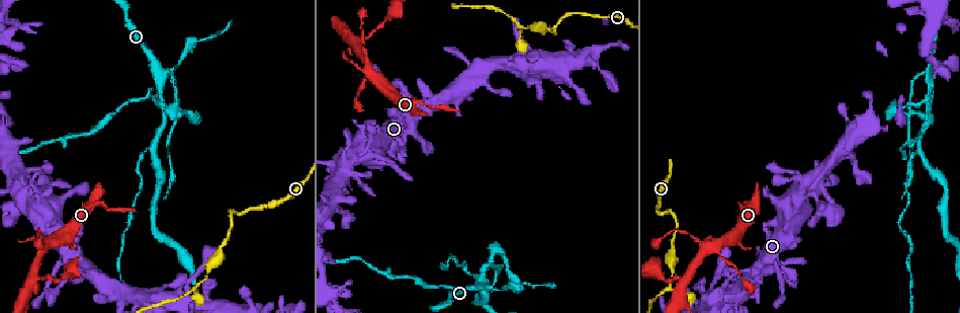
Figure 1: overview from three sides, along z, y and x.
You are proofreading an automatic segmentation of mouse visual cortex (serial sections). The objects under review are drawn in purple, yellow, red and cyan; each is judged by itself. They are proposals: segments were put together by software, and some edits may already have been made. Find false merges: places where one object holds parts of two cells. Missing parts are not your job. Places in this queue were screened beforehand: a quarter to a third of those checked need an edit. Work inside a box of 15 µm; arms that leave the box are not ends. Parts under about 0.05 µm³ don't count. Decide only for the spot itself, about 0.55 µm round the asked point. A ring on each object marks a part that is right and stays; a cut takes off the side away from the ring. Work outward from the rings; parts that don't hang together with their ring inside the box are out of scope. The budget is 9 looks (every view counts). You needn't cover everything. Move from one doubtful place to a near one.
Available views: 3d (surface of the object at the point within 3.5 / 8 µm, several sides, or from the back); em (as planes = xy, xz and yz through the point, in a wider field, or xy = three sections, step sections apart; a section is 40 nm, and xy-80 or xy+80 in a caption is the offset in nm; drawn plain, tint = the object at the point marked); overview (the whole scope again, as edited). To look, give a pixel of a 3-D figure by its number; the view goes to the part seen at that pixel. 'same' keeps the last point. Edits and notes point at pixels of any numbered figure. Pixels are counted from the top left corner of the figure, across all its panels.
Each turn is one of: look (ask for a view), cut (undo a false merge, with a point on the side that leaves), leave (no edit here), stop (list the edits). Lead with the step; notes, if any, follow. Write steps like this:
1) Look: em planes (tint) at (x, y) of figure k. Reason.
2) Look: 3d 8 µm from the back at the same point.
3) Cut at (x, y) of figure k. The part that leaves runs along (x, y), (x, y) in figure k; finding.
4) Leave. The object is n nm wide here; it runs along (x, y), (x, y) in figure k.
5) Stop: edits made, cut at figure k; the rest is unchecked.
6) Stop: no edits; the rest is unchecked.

Look: 3d 3.5 µm at (715, 251) of figure 1. Four arms meet.

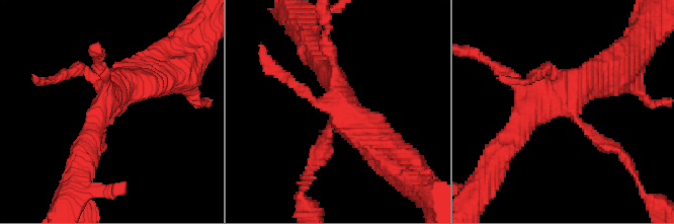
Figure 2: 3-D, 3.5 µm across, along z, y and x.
Look: em xy step 5 (tint) at (341, 117) of figure 2.

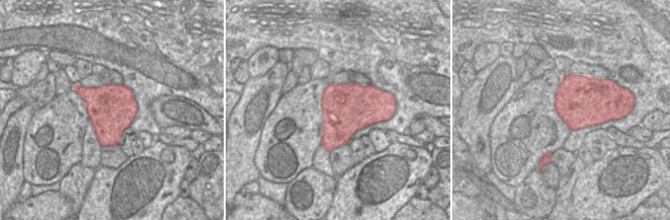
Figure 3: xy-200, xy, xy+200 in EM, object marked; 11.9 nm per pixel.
Leave. It runs along (387, 152), (346, 116), (318, 58) in figure 2; continuous, no second cell.

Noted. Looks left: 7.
Look: 3d 3.5 µm at (718, 307) of figure 1. Calibre changes.

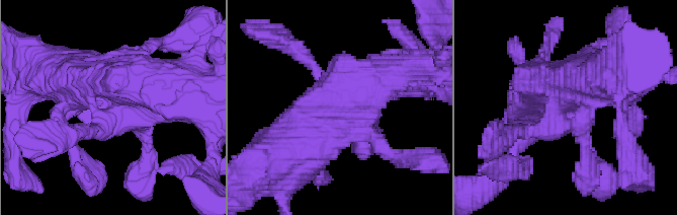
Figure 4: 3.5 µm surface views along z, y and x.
Leave. It runs along (273, 158), (291, 151), (385, 76) in figure 4; continuous, no second cell.

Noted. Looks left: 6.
Look: 3d 3.5 µm from the back at (669, 213) of figure 1. Sharp bend.

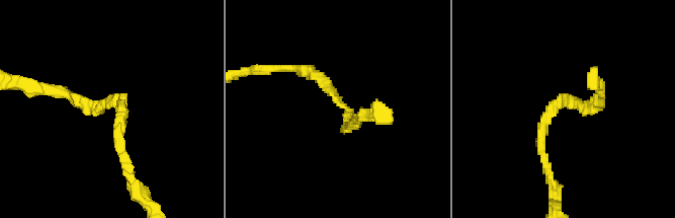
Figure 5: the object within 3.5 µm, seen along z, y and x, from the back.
Look: em xy step 2 (tint) at (350, 109) of figure 5. The arms are 150, 200 nm wide.

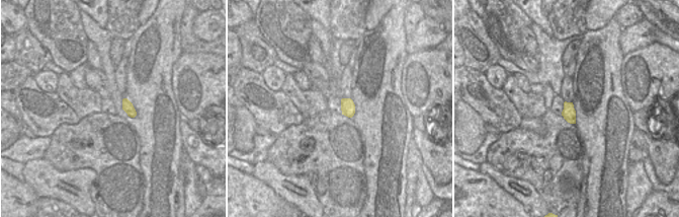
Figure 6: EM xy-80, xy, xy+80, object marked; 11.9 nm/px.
Leave. The object is 170 nm wide here; it runs along (598, 98), (549, 112), (543, 161) in figure 5; continuous, no second cell.

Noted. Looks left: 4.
Look: 3d 3.5 µm at (670, 287) of figure 1. Three arms meet.

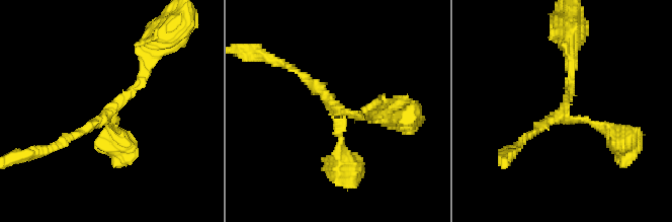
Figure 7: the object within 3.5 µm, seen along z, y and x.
Look: em xy step 2 (tint) at (106, 111) of figure 7. 3 arms meet here; the arms are 150, 150, 150 nm wide; now the EM.

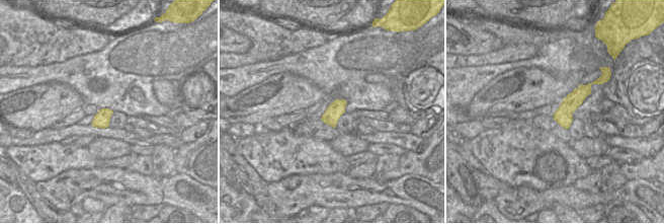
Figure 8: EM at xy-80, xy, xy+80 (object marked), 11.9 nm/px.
Look: em xy step 3 (tint) at the same point. Another direction.

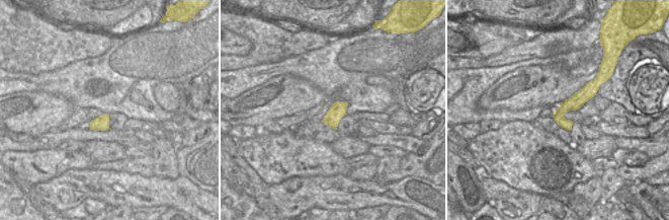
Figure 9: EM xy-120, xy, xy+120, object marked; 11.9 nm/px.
Leave. It runs along (572, 63), (561, 113), (618, 137) in figure 7; continuous, no second cell.

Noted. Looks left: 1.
Stop: no edits; the rest is unchecked.

